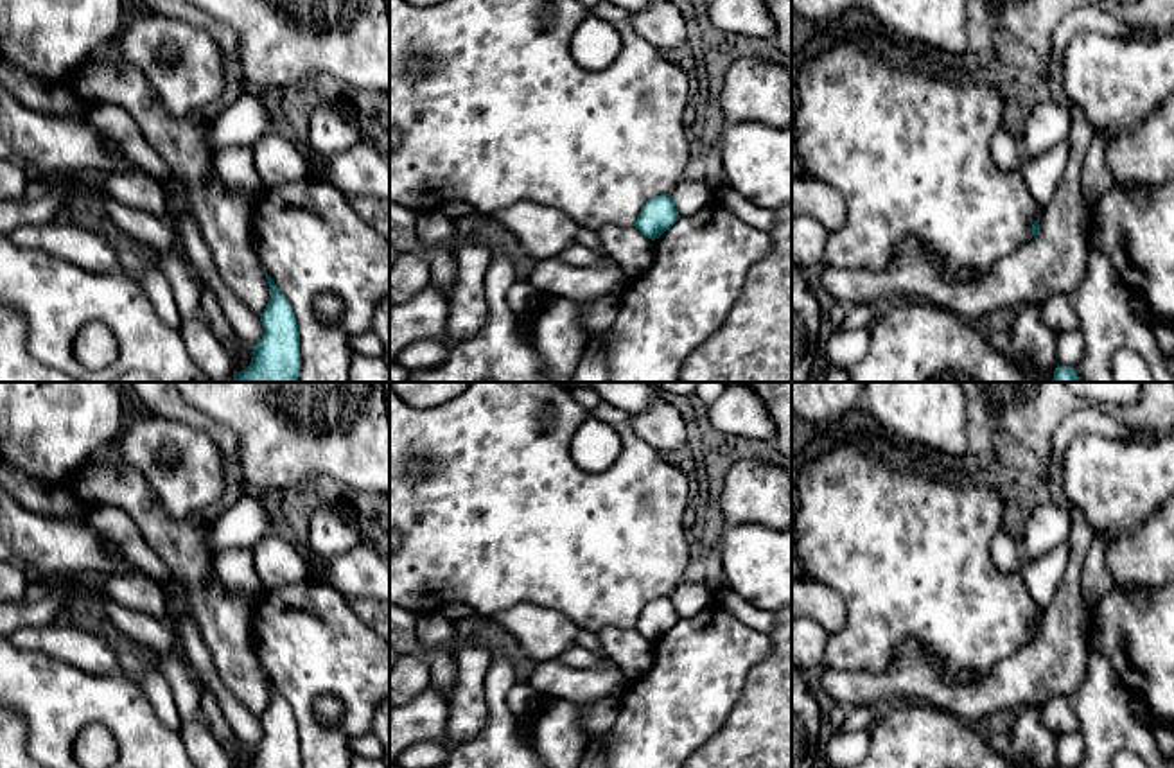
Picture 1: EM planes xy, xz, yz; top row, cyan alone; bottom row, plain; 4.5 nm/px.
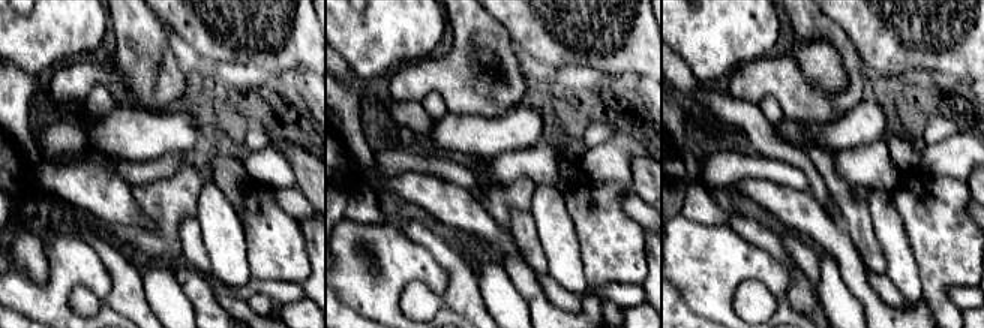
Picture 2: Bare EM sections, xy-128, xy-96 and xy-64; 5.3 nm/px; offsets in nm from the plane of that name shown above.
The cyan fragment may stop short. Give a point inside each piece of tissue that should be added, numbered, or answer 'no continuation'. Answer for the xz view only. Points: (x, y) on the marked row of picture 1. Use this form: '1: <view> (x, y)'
1: xz (627, 246)

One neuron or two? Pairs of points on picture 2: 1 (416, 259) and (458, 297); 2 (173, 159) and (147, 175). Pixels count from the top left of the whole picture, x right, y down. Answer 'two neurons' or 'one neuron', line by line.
1: two neurons
2: one neuron

